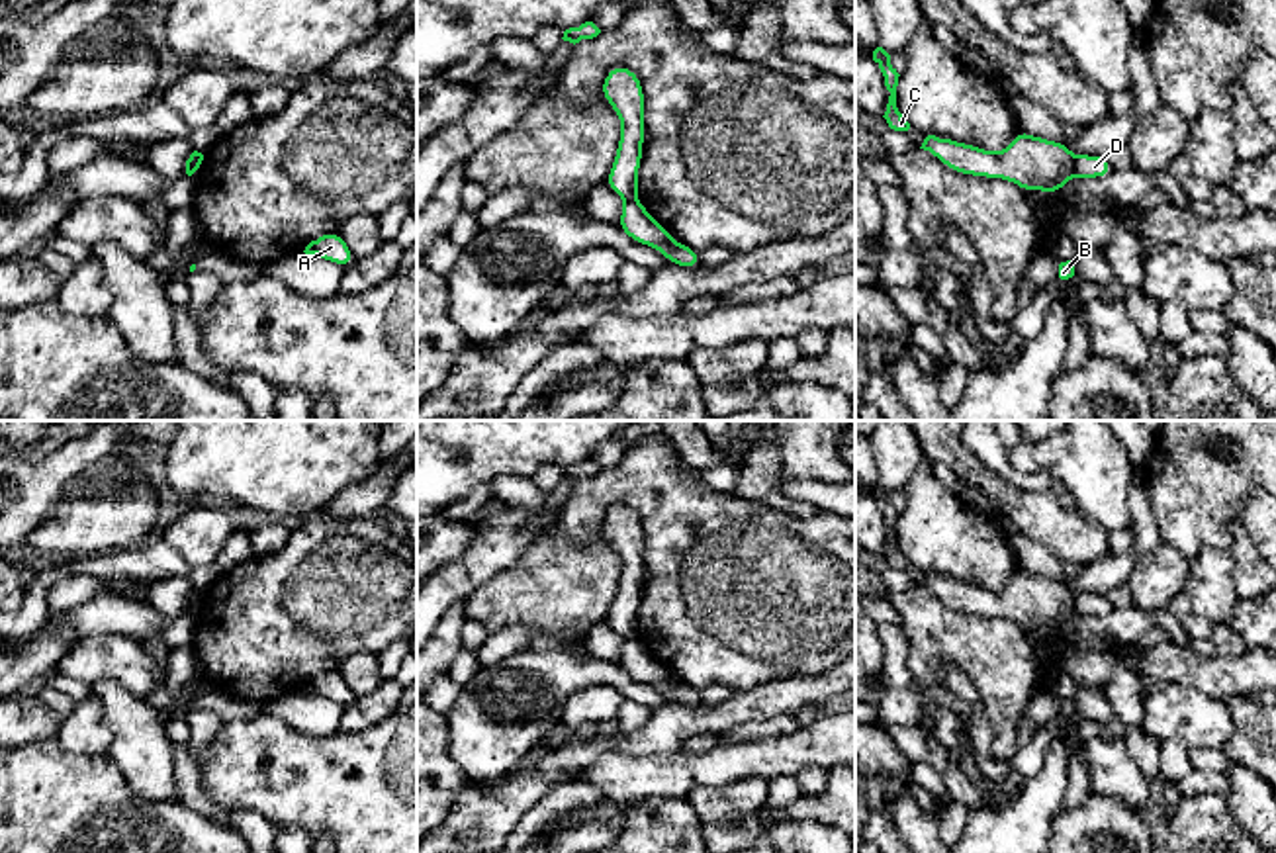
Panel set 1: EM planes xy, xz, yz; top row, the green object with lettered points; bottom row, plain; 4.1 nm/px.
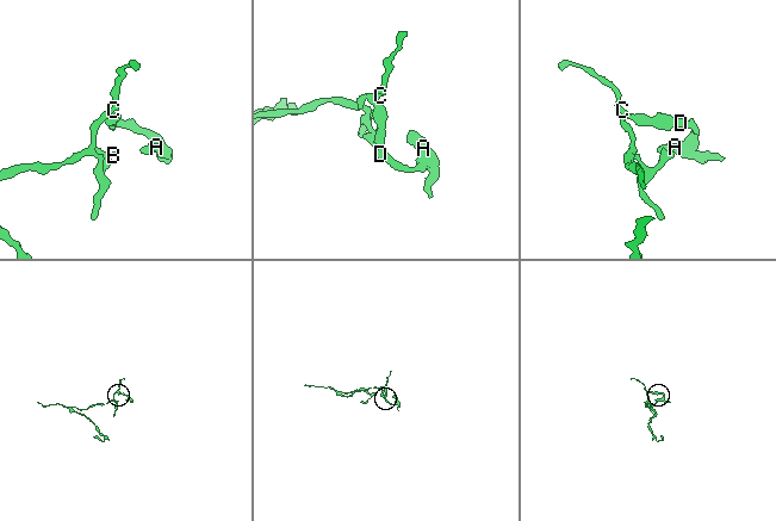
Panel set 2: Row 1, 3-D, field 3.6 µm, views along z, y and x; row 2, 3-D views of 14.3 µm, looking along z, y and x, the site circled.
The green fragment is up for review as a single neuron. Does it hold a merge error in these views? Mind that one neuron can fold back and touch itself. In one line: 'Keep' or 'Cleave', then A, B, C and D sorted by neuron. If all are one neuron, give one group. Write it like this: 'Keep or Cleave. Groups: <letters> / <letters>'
Cleave. Groups: A D / B C

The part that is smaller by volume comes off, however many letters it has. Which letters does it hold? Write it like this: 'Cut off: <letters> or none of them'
Cut off: A, D

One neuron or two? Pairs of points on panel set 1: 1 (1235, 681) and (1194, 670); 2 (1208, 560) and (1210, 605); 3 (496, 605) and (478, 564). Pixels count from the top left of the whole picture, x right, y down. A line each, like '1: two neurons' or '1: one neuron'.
1: one neuron
2: one neuron
3: two neurons

